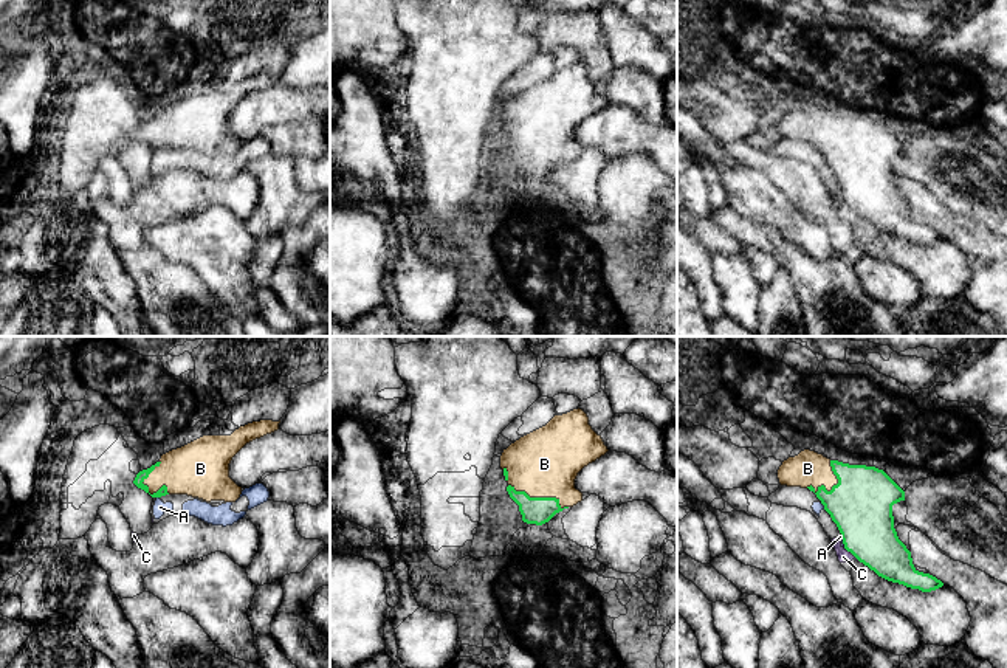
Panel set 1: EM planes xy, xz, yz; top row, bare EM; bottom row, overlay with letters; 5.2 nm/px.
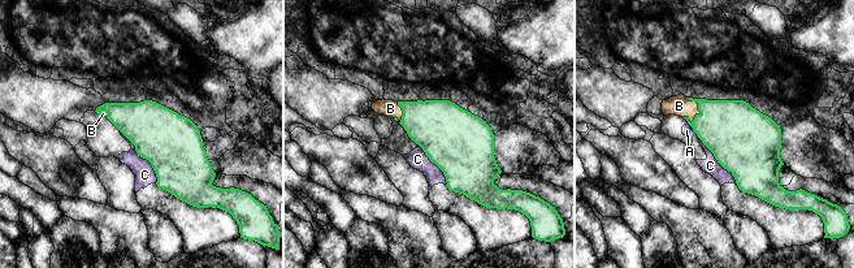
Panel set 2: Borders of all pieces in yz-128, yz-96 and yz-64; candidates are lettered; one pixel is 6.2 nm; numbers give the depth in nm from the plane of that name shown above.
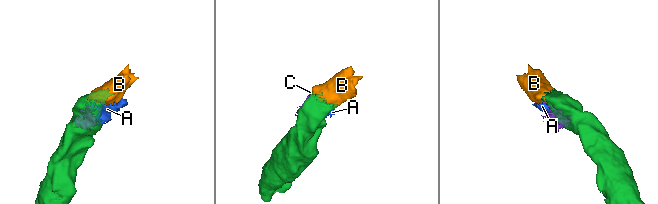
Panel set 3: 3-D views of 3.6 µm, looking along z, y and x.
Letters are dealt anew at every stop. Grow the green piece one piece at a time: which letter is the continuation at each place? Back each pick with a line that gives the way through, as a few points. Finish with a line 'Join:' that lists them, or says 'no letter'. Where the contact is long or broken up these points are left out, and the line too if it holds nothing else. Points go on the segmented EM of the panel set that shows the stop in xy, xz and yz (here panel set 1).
Join: B

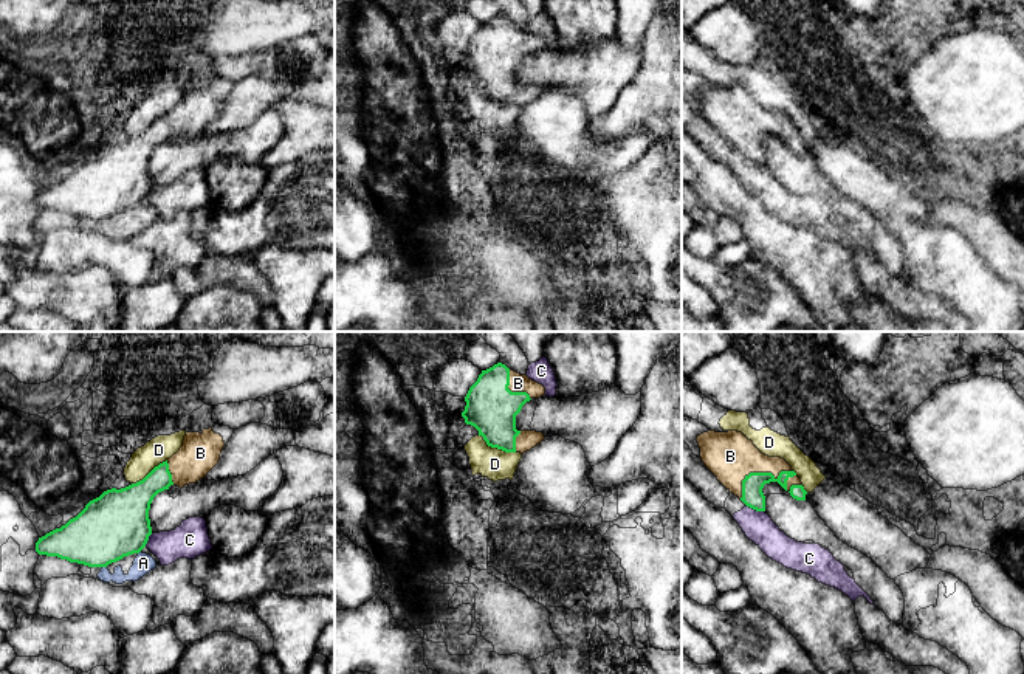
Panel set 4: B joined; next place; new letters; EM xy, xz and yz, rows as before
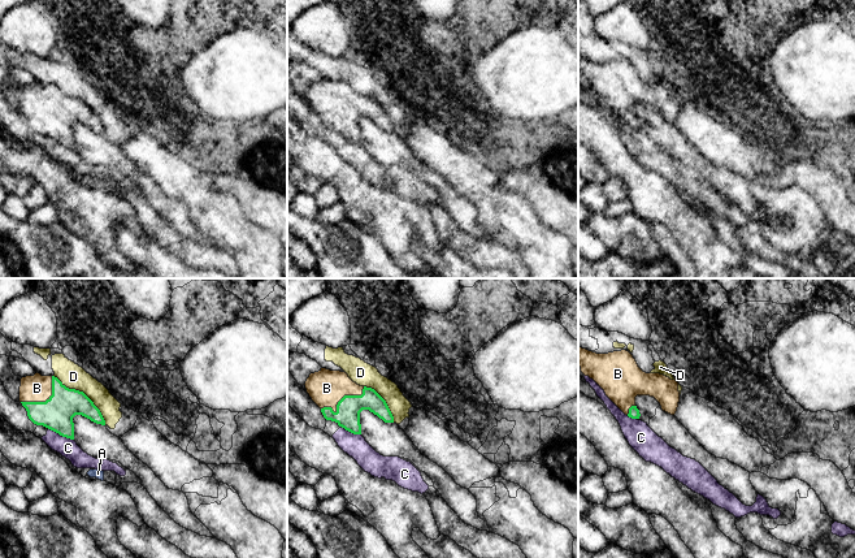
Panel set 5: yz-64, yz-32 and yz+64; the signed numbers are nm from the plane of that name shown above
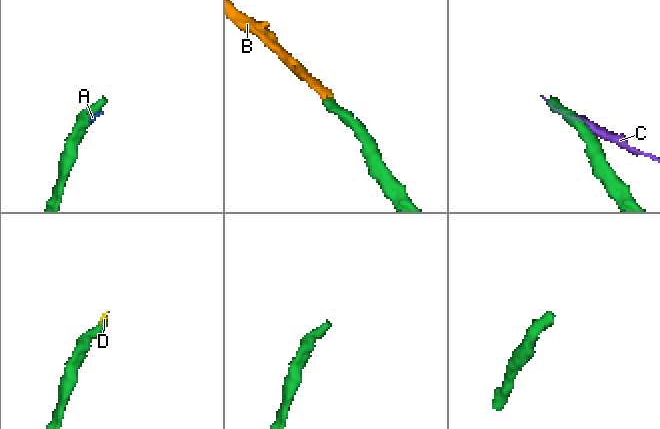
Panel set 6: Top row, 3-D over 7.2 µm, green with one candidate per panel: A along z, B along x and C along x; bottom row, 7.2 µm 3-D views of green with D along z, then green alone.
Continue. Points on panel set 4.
Join: B

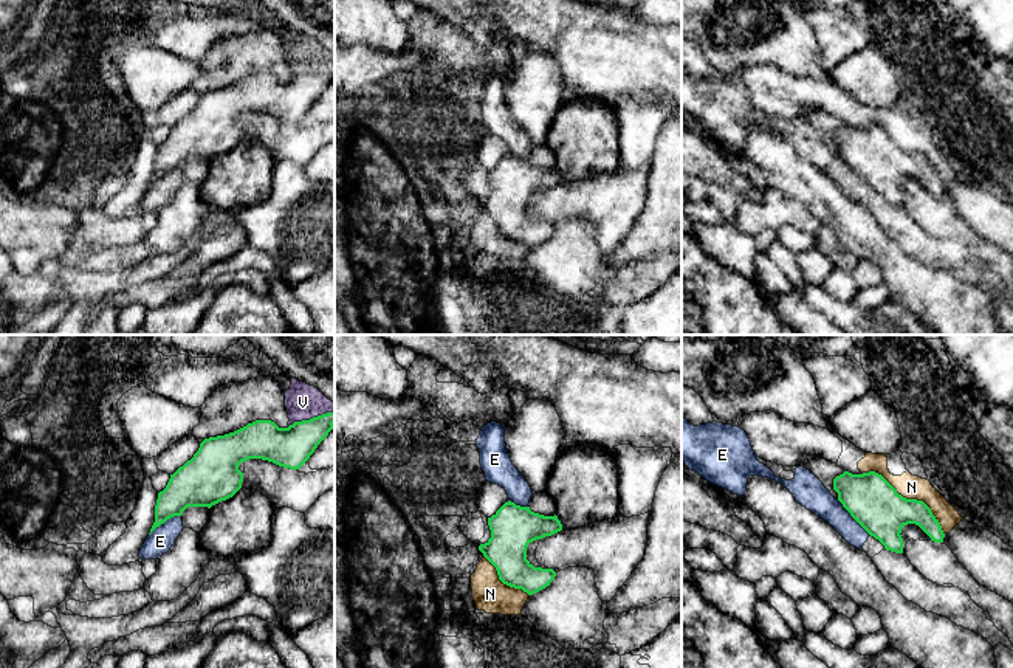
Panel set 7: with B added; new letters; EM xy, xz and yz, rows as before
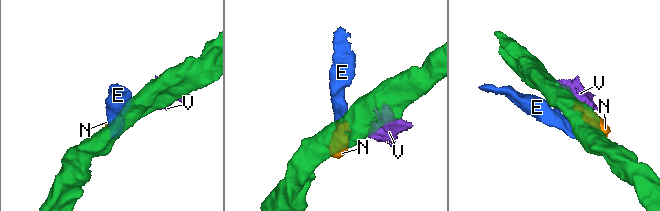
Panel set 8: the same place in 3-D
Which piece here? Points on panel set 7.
Join: no letter

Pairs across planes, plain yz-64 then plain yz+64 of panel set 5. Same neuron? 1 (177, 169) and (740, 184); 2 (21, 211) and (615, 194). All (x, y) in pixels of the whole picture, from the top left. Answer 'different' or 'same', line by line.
1: different
2: different

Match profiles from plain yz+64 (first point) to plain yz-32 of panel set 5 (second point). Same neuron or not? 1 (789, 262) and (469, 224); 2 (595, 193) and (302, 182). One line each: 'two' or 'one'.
1: two
2: two

